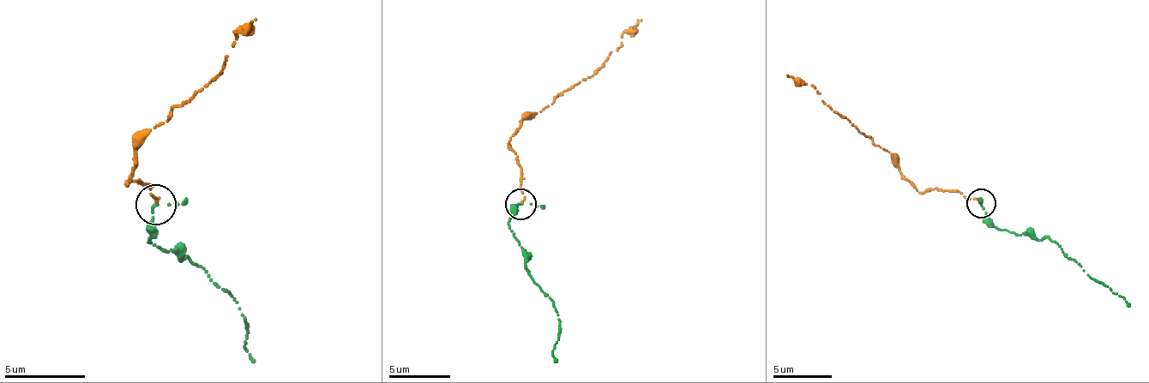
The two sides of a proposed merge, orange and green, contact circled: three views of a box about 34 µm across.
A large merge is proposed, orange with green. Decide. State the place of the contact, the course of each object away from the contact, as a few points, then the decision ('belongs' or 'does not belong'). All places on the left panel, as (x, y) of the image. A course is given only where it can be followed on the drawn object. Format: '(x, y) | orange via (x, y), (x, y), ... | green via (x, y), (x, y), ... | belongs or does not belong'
(156, 204) | orange via (156, 203), (148, 186), (128, 179), (152, 128), (209, 85), (234, 34), (254, 20) | green via (157, 203), (148, 241), (180, 260), (187, 256), (201, 265), (237, 303), (246, 350), (255, 363) | belongs

